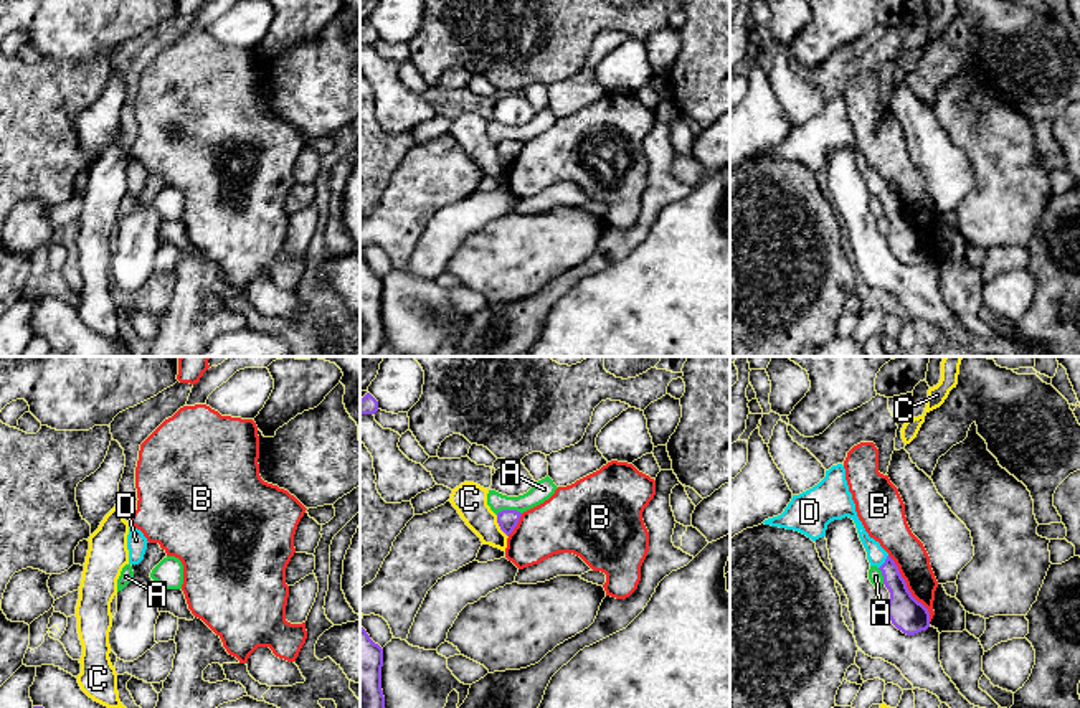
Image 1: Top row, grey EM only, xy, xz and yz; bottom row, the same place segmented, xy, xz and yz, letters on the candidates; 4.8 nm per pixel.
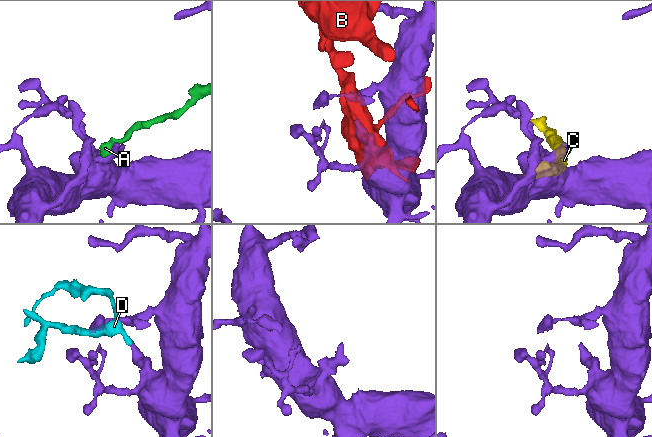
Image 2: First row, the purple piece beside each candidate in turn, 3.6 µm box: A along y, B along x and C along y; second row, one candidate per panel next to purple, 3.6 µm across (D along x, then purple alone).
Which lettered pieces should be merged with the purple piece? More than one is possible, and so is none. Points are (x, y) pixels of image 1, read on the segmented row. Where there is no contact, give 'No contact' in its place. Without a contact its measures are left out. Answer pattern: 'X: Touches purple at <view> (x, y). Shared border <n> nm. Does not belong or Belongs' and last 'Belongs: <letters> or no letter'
A: Touches purple at xz (507, 510). Shared border 130 nm. Does not belong
B: Touches purple at yz (907, 588). Shared border 380 nm. Does not belong
C: Touches purple at xz (499, 525). Shared border 130 nm. Does not belong
D: Touches purple at yz (885, 561). Shared border 80 nm. Belongs
Belongs: D

